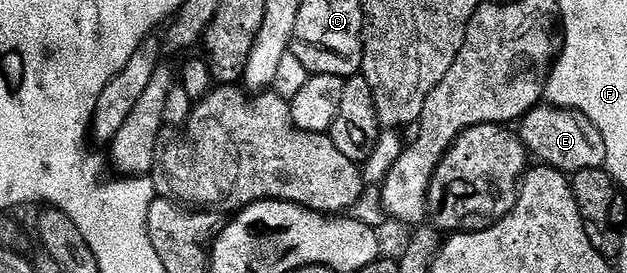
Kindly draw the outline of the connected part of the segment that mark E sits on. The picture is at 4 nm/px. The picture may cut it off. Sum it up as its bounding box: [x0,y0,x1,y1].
[517,105,607,173]

